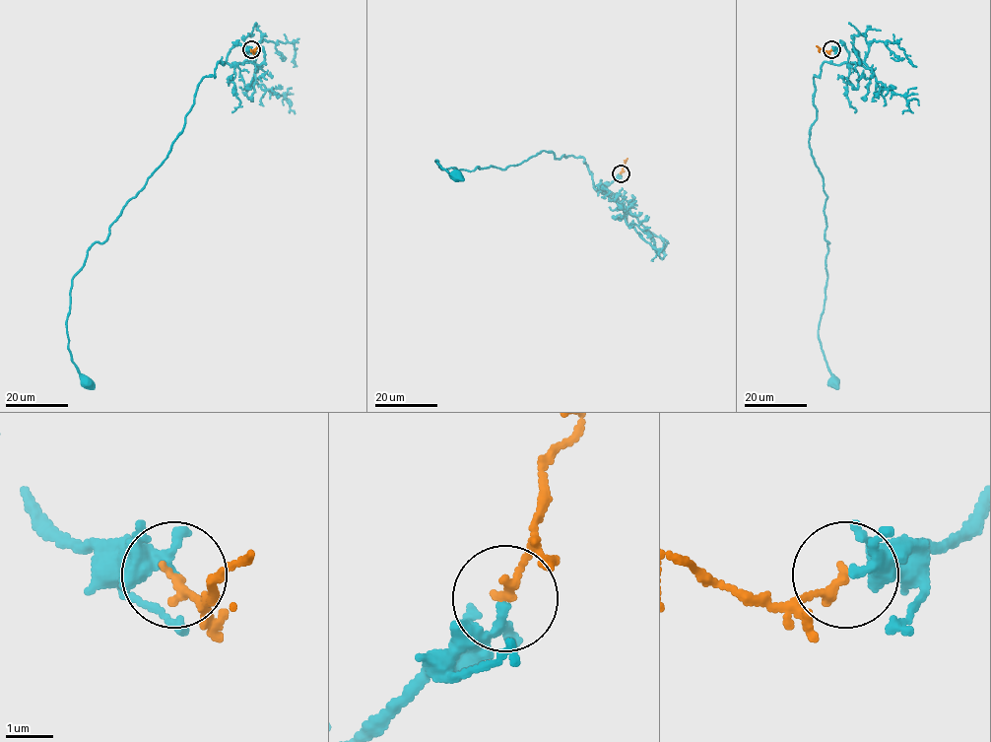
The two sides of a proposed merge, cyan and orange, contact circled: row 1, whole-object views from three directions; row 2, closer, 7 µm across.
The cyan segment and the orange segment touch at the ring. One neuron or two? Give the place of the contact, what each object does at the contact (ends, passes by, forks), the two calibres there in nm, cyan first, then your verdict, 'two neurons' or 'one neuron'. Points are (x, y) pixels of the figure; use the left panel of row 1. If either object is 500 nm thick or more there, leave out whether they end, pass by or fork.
place (251, 49); cyan passes by; orange ends; calibres 140 and 200 nm; one neuron

